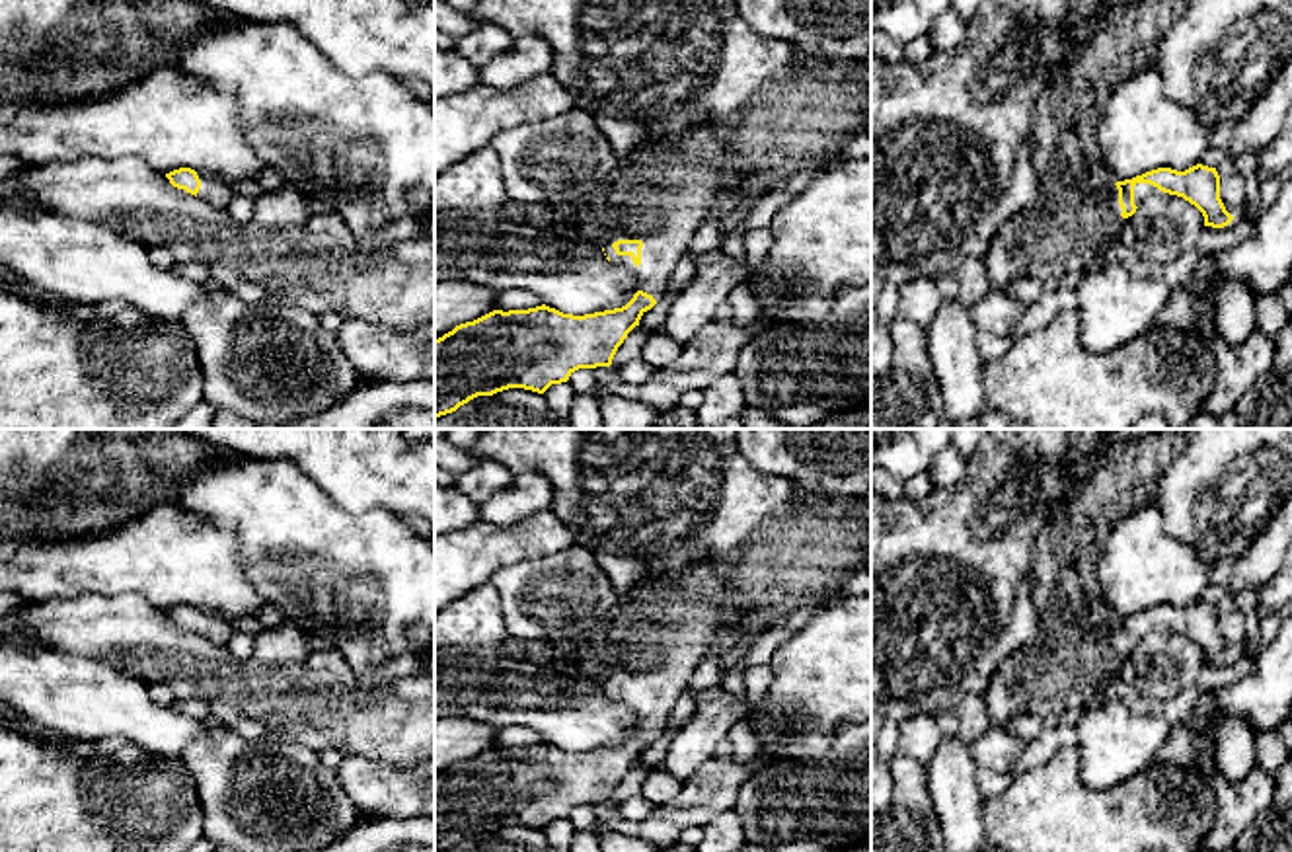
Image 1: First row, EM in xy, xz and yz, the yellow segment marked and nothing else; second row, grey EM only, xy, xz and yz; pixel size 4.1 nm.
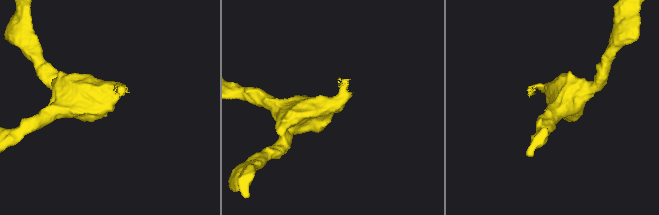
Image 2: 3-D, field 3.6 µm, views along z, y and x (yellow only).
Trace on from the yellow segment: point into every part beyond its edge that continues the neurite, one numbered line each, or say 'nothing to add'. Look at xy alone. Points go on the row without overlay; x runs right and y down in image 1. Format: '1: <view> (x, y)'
1: xy (217, 630)

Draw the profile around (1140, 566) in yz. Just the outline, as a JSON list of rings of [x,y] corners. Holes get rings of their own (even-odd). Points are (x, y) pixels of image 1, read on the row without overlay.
[[[1156,505],[1121,519],[1105,540],[1097,583],[1115,618],[1158,604],[1185,608],[1212,585],[1214,562],[1171,538]]]

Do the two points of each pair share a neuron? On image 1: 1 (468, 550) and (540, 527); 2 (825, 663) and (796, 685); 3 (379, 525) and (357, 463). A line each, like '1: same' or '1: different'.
1: same
2: same
3: different

